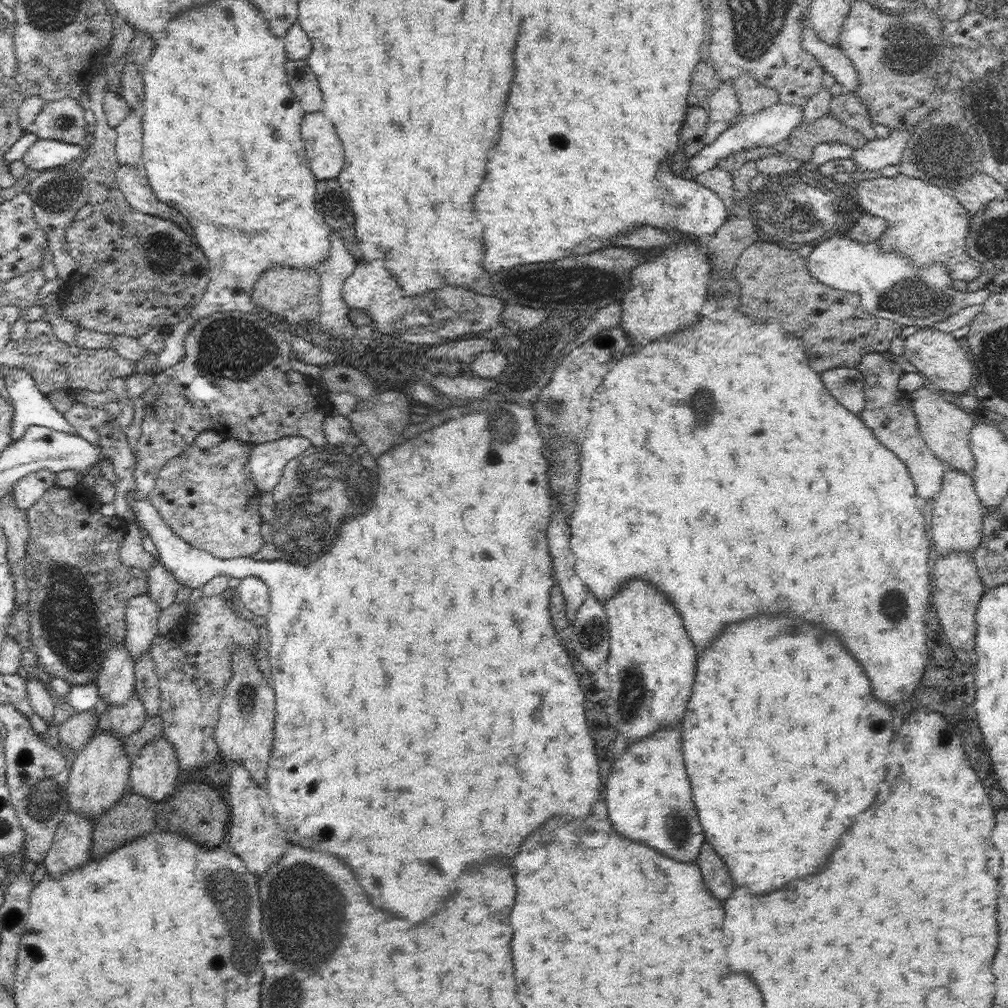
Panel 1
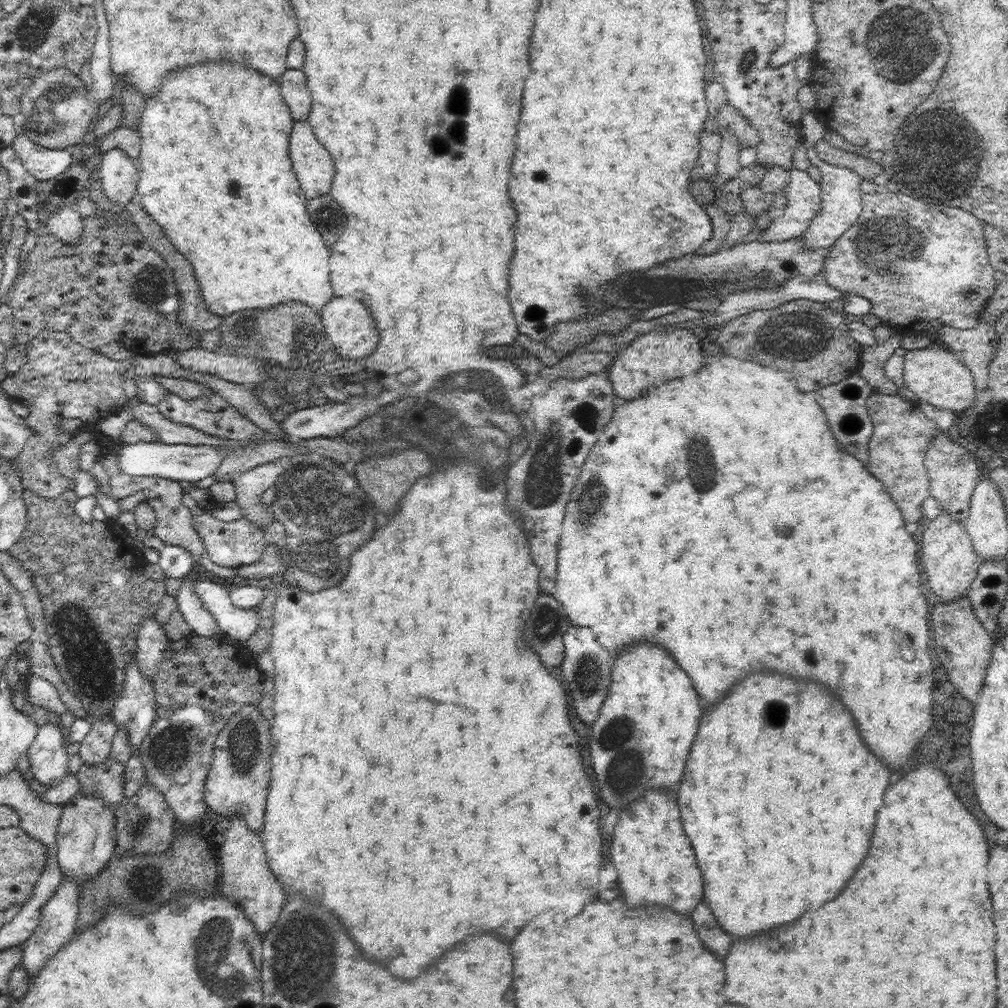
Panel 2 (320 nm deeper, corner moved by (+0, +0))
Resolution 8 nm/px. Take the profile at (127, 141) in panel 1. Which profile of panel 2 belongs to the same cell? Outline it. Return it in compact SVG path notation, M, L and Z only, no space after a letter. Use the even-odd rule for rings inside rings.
M121 147L101 154L100 169L96 177L100 180L108 201L126 207L137 193L139 173L135 161Z

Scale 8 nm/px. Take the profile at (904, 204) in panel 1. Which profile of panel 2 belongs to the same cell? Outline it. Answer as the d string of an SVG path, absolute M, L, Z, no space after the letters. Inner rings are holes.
M879 189L875 194L863 194L861 202L863 210L860 218L858 218L858 222L848 228L847 232L844 232L839 240L836 240L836 243L833 245L834 248L828 252L828 256L825 258L821 272L826 275L828 284L842 293L867 298L872 305L870 310L872 315L877 318L879 317L882 321L888 321L890 323L889 328L892 331L897 331L905 335L927 335L934 339L935 332L941 326L968 330L978 325L978 320L980 320L994 289L998 285L998 281L994 278L995 269L990 264L988 257L983 222L962 208L936 205L931 202L926 203L903 193L889 192L885 189Z

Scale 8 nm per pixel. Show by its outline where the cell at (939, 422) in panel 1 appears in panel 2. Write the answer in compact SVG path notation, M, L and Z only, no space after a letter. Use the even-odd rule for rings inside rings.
M939 431L937 437L931 442L931 447L926 450L924 461L930 481L929 496L936 499L942 511L949 512L951 518L963 523L970 512L972 493L982 477L982 466L974 455L970 455L963 446L953 442L944 431Z

